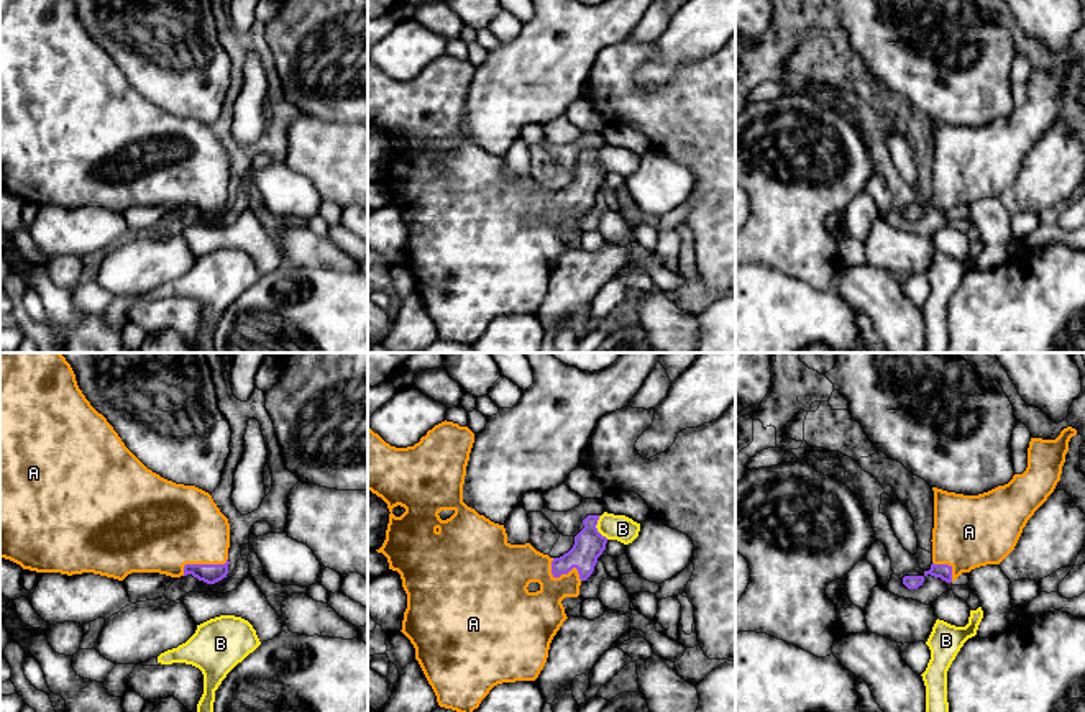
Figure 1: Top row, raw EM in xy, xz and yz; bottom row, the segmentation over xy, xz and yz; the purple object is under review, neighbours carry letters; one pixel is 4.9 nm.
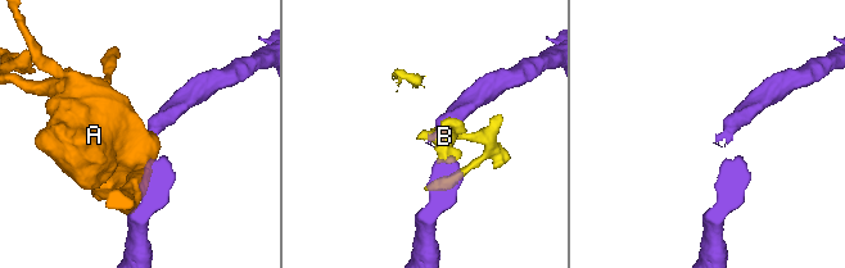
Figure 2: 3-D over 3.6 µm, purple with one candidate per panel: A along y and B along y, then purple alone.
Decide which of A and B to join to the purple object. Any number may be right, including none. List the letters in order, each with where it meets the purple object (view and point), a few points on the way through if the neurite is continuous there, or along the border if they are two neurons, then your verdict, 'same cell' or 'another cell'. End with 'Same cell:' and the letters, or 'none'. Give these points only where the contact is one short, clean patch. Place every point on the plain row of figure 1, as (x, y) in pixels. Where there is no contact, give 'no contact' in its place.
A: contact xy (202, 197); way xy (209, 205), (202, 197), (169, 158); same cell
B: contact xz (596, 161); another cell
Same cell: A

